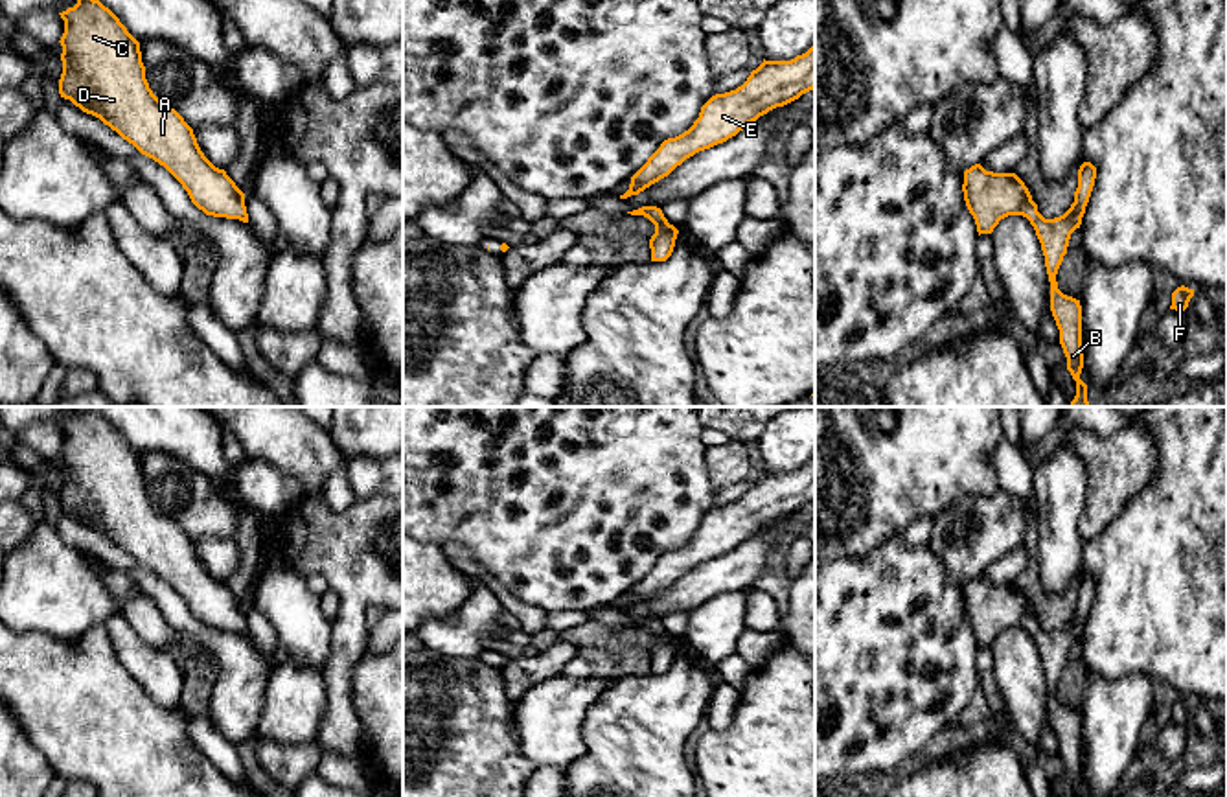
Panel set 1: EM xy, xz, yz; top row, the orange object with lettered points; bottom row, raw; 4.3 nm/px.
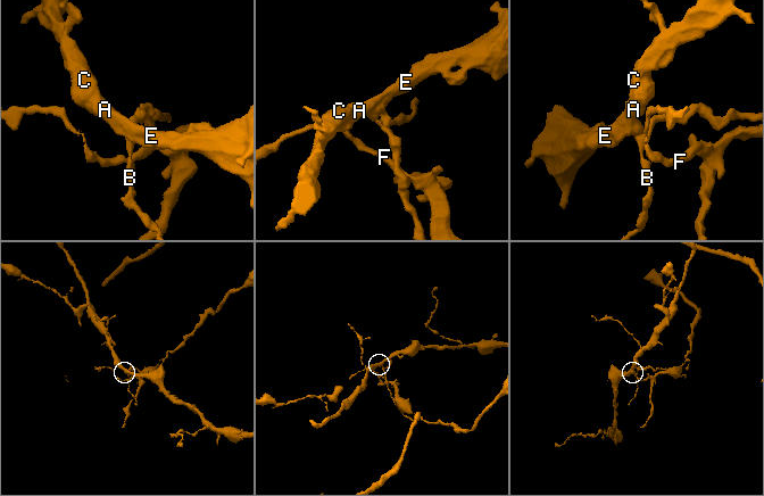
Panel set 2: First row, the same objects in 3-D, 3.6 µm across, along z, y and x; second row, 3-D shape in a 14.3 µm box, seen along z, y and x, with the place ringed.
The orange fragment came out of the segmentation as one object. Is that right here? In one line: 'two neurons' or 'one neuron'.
two neurons

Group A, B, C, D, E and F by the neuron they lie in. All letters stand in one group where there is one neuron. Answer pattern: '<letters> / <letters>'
A C D E / B F

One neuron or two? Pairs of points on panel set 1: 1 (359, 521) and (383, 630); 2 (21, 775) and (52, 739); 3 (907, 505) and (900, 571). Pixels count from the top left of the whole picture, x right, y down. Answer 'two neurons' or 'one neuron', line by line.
1: two neurons
2: two neurons
3: two neurons

